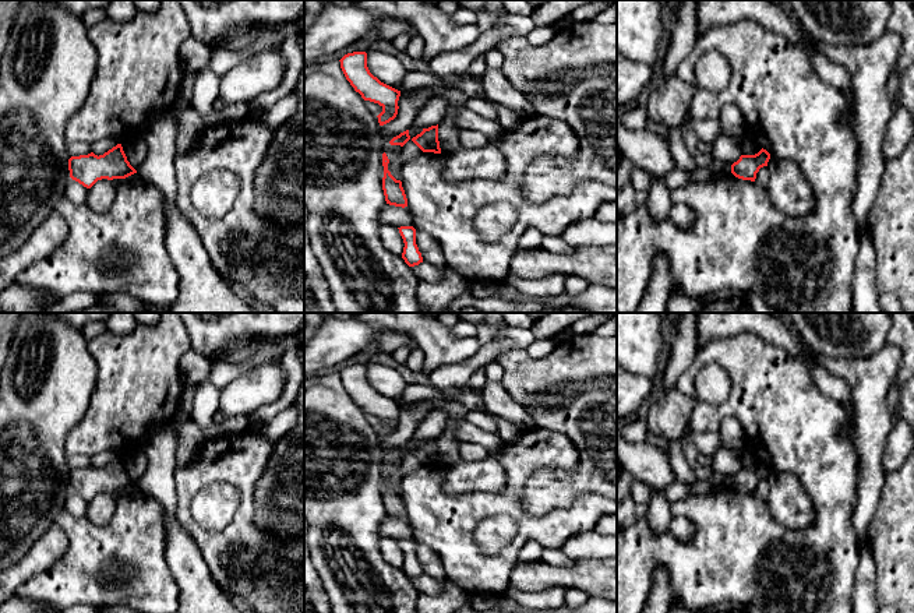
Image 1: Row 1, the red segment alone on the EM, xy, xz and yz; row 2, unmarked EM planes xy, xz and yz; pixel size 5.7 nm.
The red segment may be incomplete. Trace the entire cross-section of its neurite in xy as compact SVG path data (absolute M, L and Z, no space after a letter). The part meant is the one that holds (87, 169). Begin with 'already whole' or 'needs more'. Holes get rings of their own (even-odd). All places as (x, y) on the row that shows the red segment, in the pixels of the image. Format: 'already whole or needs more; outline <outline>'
already whole; outline M117 144L103 155L71 156L68 159L70 177L87 189L91 189L98 180L126 179L137 170L130 165L121 144Z

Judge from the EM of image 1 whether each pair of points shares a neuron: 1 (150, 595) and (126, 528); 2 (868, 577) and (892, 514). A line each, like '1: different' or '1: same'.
1: same
2: different

